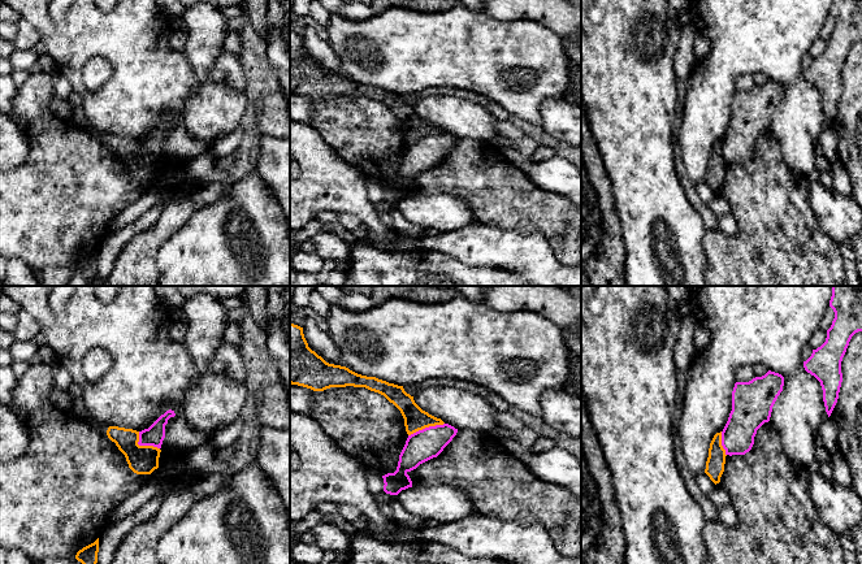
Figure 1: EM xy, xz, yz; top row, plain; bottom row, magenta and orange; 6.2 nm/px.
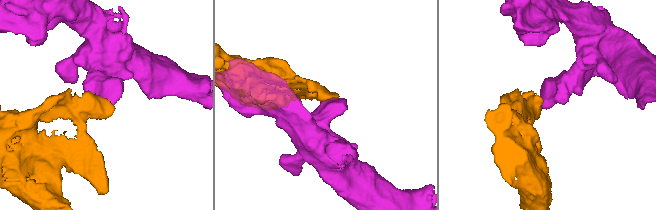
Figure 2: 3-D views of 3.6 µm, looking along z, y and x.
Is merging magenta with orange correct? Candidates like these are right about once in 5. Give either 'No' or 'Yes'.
No

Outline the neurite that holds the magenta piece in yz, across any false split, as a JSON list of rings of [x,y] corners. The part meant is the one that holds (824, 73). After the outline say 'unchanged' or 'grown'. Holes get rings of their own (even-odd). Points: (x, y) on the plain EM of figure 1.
[[[832,0],[829,16],[835,27],[826,51],[803,70],[805,79],[820,91],[828,126],[839,108],[842,66],[852,45],[862,40],[862,0]]] | unchanged

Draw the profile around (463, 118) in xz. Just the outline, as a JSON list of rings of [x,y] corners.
[[[429,95],[413,109],[423,120],[458,139],[493,142],[498,135],[498,120],[486,108],[463,97]]]

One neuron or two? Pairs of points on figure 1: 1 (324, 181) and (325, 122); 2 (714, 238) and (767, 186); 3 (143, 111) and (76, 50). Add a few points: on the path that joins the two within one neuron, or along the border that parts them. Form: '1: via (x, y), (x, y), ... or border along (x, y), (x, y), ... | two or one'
1: border along (317, 131), (321, 139), (347, 163) | two
2: via (732, 241), (767, 208), (767, 204) | one
3: via (142, 87), (142, 83), (108, 50), (99, 50) | one

